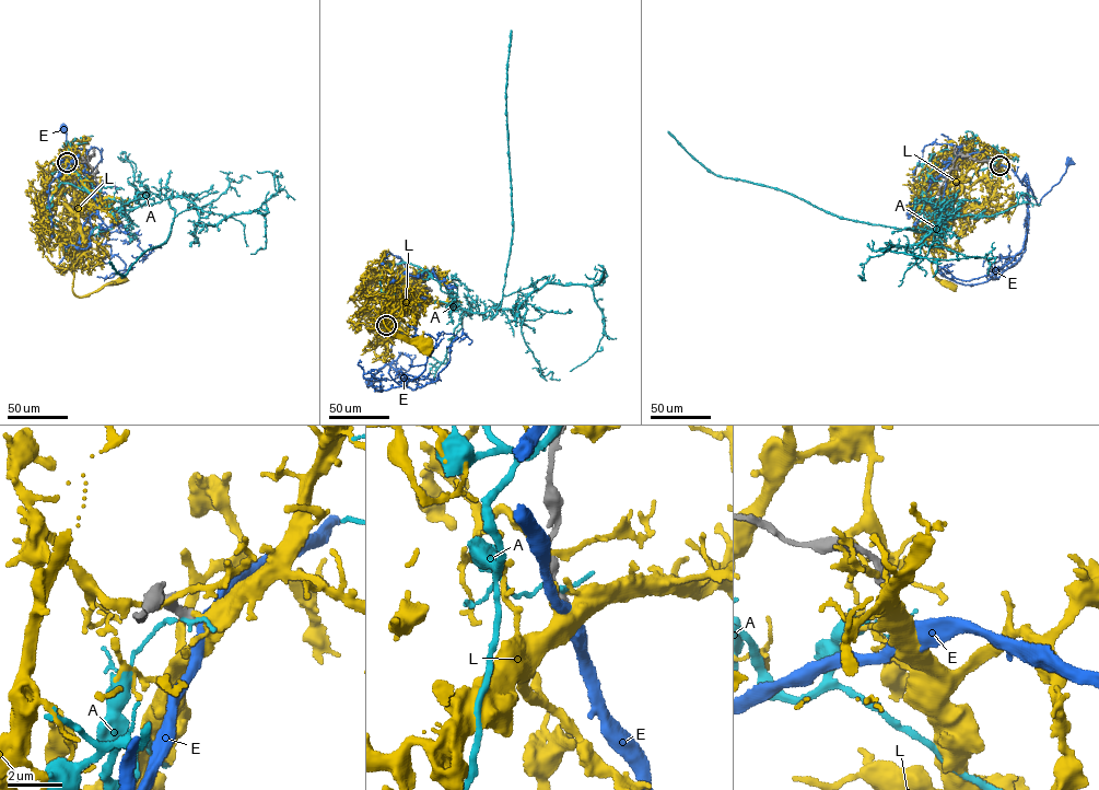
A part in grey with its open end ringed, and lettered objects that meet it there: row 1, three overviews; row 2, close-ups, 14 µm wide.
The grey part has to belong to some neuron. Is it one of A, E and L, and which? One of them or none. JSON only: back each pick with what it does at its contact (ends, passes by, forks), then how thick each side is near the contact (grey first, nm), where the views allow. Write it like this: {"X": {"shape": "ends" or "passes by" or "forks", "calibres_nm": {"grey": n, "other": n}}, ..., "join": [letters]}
{"join": []}

